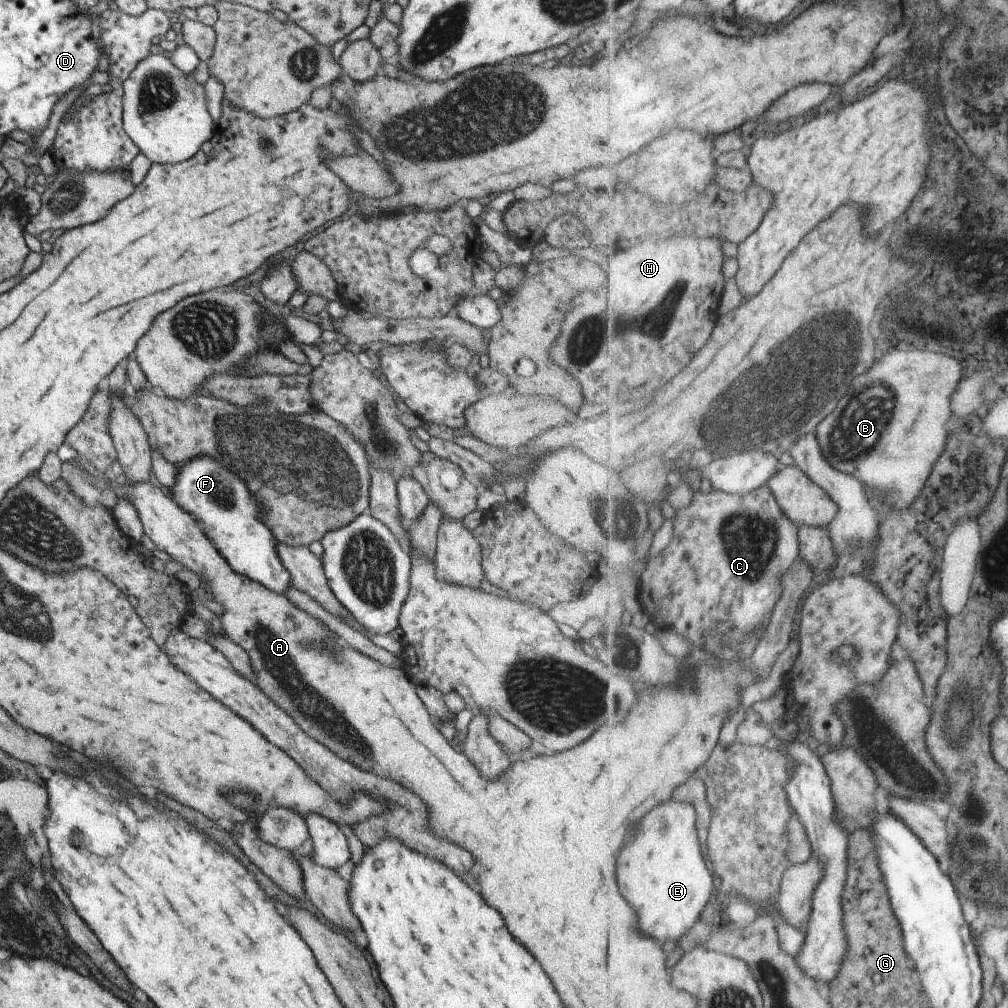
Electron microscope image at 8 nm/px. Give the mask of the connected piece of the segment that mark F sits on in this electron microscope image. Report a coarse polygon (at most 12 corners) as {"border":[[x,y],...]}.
{"border":[[209,455],[169,496],[229,568],[286,596],[291,576],[246,482]]}

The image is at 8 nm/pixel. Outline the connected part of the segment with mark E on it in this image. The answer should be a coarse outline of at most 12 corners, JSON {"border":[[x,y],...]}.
{"border":[[672,798],[619,856],[619,886],[661,943],[717,890],[693,805]]}

